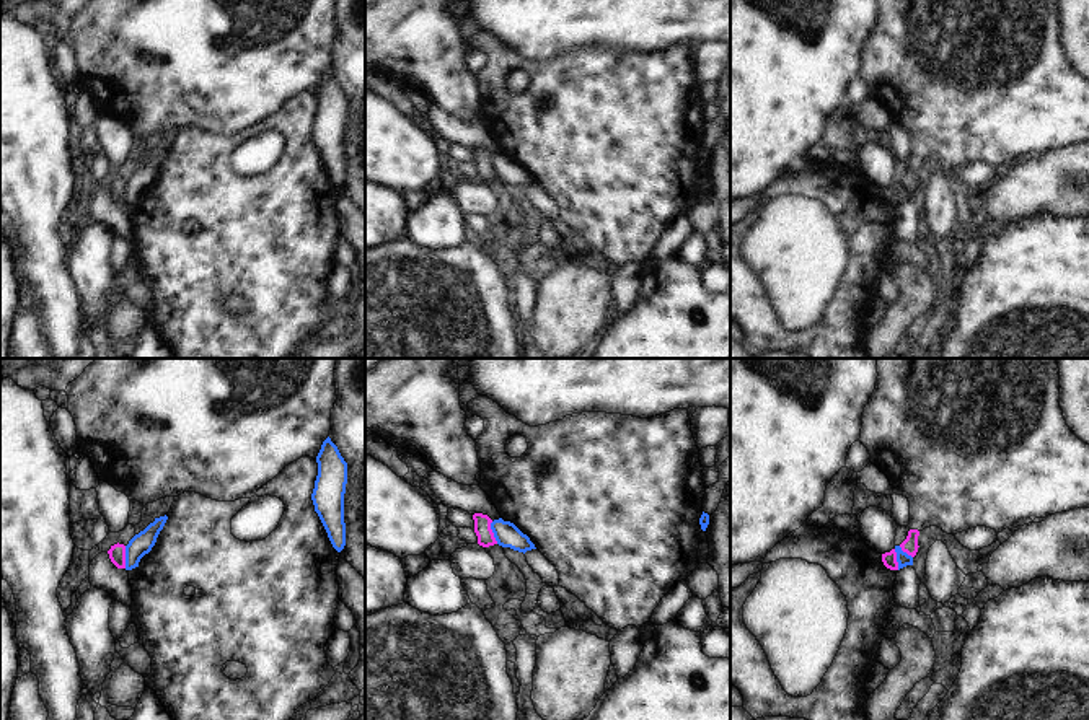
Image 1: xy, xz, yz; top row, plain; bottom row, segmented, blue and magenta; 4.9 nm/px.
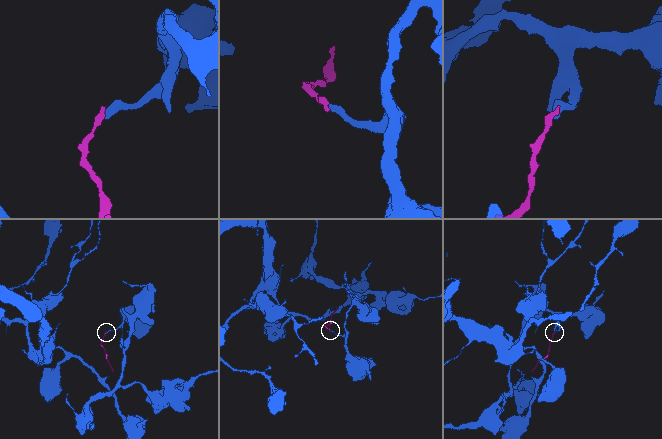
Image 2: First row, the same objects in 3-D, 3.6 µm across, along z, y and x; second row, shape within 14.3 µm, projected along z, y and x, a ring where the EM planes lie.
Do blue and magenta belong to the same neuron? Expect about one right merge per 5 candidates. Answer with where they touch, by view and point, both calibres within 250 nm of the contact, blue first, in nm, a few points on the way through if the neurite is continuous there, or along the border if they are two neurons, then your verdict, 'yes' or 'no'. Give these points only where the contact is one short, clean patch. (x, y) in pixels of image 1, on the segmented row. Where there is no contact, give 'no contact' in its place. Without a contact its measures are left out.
xy (126, 557) | 110/80 nm | along xy (124, 546), (126, 567) | no

